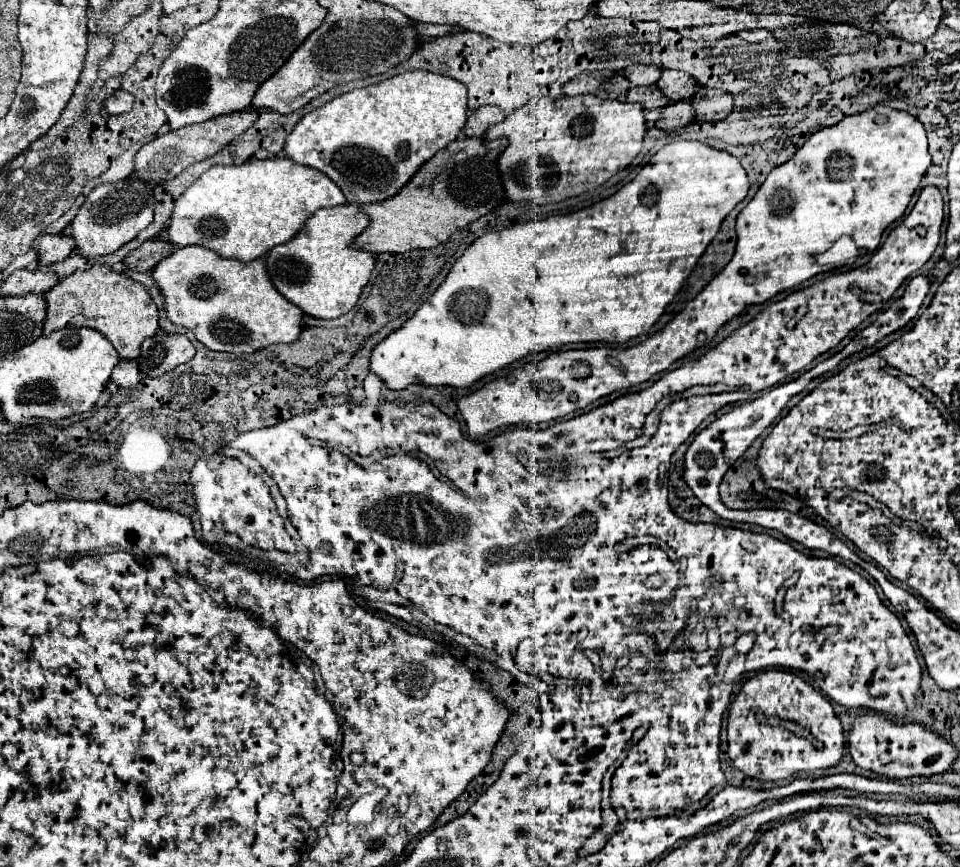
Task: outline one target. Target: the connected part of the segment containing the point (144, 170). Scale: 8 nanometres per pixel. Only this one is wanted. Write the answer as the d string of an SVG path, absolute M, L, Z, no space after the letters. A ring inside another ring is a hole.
M250 108L250 110L238 110L238 112L230 112L224 116L216 116L210 118L206 122L200 124L190 124L184 126L180 130L168 132L164 136L156 136L152 142L144 144L138 154L136 154L136 170L134 174L146 182L166 182L170 178L174 178L176 174L180 174L182 170L186 170L188 166L216 154L218 150L222 150L226 144L230 144L236 136L240 136L242 132L246 132L258 118L260 110Z

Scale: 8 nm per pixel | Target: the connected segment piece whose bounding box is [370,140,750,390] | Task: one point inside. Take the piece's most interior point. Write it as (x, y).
(603, 274)

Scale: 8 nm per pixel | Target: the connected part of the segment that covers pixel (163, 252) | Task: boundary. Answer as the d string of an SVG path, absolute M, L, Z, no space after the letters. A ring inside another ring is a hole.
M152 238L146 240L142 246L138 246L136 250L132 250L126 258L124 264L130 270L140 270L140 272L148 272L152 270L162 258L170 256L174 252L174 248L168 244L166 238Z

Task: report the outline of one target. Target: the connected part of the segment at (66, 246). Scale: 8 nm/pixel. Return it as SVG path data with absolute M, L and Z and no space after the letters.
M68 234L42 236L40 246L38 246L38 258L40 258L40 264L50 266L70 256L72 250L74 250L74 238L70 238Z

